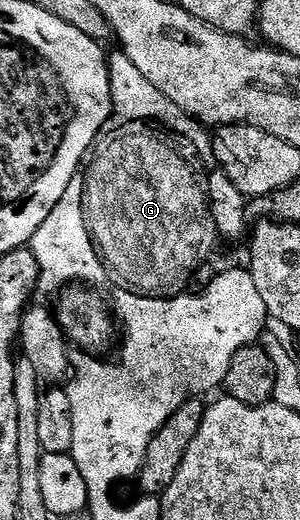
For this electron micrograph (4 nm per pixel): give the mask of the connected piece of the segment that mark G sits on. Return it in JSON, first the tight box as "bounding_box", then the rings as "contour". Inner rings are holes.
{"bounding_box":[81,125,220,297],"contour":[[[132,125],[126,129],[119,129],[117,126],[107,128],[99,133],[94,141],[94,148],[88,154],[88,160],[84,165],[84,172],[81,174],[84,179],[84,191],[82,192],[82,210],[84,211],[84,223],[94,240],[94,248],[98,250],[98,258],[102,260],[102,266],[106,269],[106,276],[112,282],[118,284],[117,288],[123,293],[135,293],[141,297],[177,297],[183,292],[182,289],[190,281],[190,276],[198,269],[201,261],[206,261],[214,253],[214,244],[219,244],[220,238],[216,231],[216,225],[210,227],[206,221],[204,201],[200,197],[198,187],[194,185],[188,169],[184,163],[158,139],[158,133],[150,129],[148,125]]]}

